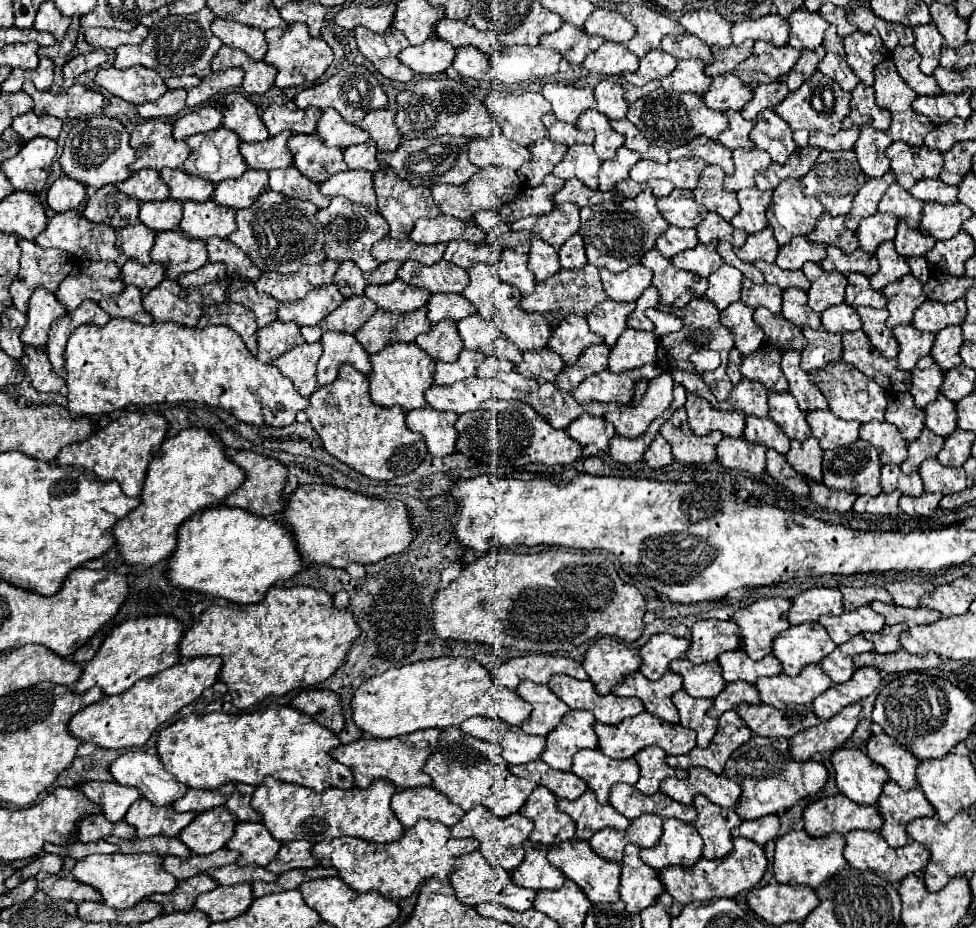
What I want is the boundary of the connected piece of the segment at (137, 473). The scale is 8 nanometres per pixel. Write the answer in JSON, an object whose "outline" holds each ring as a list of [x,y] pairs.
{"outline":[[[126,412],[124,416],[110,422],[106,428],[96,430],[84,442],[70,444],[60,450],[56,464],[58,466],[78,466],[92,470],[102,482],[118,480],[122,492],[130,498],[136,498],[142,492],[144,474],[150,458],[158,450],[164,440],[168,422],[158,414],[142,414],[142,412]]]}

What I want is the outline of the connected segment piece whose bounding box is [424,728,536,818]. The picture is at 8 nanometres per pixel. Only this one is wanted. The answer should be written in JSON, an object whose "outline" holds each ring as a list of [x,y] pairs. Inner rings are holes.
{"outline":[[[446,728],[442,732],[438,748],[428,758],[424,772],[432,778],[432,786],[446,794],[450,802],[458,804],[464,812],[468,812],[476,804],[484,804],[498,818],[516,814],[530,796],[530,792],[536,788],[536,782],[510,774],[498,744],[466,736],[460,728]]]}

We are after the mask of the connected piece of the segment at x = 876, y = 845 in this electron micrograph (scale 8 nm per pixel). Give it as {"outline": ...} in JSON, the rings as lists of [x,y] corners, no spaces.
{"outline":[[[852,830],[846,834],[846,848],[844,848],[844,858],[848,860],[850,866],[860,868],[860,870],[870,870],[876,874],[884,874],[888,882],[898,884],[904,876],[920,872],[926,868],[930,860],[930,852],[926,846],[920,842],[910,842],[908,846],[902,848],[890,848],[886,840],[880,838],[878,832],[866,832],[866,830]]]}

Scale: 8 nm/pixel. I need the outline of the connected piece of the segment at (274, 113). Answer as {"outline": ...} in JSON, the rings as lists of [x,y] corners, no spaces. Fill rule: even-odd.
{"outline":[[[294,102],[282,104],[282,106],[270,106],[262,114],[262,120],[270,132],[270,136],[278,136],[284,130],[290,130],[292,134],[314,134],[320,110],[306,108],[298,110]]]}

